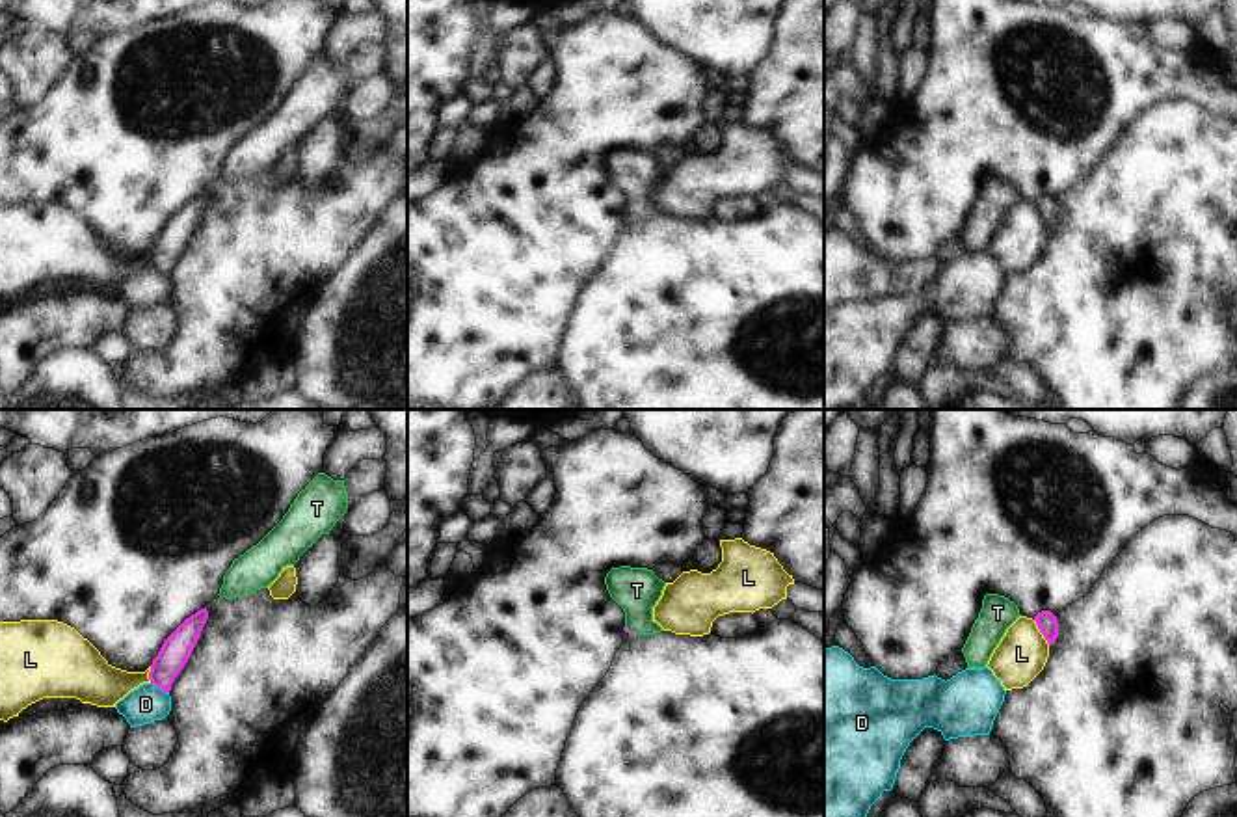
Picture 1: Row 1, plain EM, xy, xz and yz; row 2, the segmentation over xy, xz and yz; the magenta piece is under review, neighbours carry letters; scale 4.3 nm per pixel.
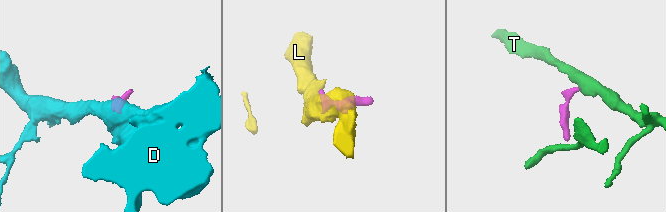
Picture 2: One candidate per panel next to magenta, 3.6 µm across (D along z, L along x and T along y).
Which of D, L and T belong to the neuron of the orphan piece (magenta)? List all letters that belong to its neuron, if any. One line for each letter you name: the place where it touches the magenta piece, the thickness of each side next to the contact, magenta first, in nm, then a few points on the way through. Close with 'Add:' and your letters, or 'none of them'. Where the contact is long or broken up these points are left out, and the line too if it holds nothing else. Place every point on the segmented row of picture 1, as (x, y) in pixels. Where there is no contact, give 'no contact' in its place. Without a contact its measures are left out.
T: xz (627, 629) | 20/200 nm | across xz (625, 629), (627, 629), (637, 620), (637, 590)
Add: T

